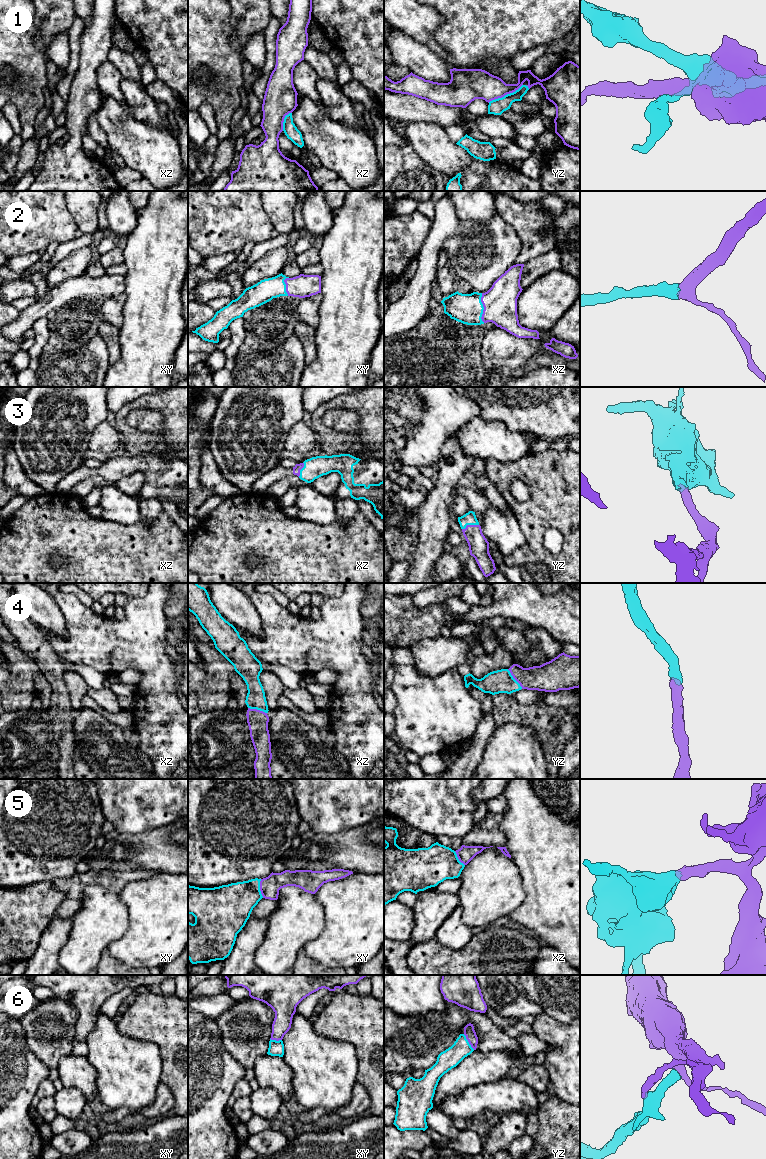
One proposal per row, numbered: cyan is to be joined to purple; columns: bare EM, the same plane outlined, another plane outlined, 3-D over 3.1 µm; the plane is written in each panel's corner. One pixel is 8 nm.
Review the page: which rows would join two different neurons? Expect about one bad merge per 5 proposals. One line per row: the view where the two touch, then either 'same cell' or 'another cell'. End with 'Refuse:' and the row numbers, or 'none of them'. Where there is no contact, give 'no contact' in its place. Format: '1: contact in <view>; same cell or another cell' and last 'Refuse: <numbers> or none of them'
1: contact in yz; another cell
2: contact in xz; same cell
3: contact in yz; same cell
4: contact in yz; same cell
5: contact in xy; same cell
6: contact in yz; same cell
Refuse: 1

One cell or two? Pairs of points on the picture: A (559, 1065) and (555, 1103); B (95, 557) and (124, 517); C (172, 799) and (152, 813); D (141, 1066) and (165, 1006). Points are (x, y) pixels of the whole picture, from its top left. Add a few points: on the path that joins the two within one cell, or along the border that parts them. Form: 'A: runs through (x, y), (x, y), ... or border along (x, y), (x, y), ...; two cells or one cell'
A: border along (554, 1094), (569, 1103); two cells
B: border along (143, 517), (133, 524), (120, 524), (100, 518); two cells
C: runs through (167, 799), (157, 808); one cell
D: border along (128, 1036), (152, 1041), (158, 1047), (162, 1063); two cells

